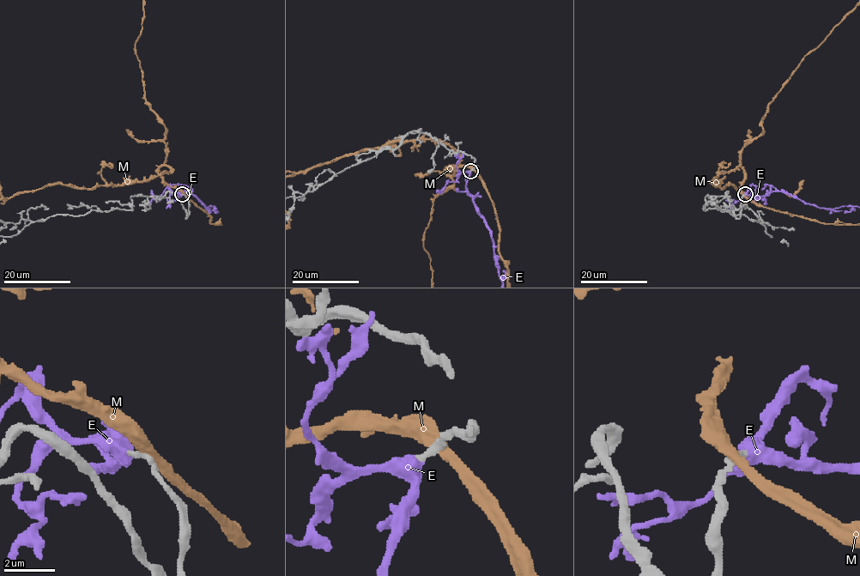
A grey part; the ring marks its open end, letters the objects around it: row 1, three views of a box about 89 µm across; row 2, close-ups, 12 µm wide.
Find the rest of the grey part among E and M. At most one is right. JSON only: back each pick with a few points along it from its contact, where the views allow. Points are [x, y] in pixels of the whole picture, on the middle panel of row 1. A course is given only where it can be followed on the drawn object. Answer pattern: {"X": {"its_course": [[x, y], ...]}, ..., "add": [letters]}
{"add": ["E"]}

